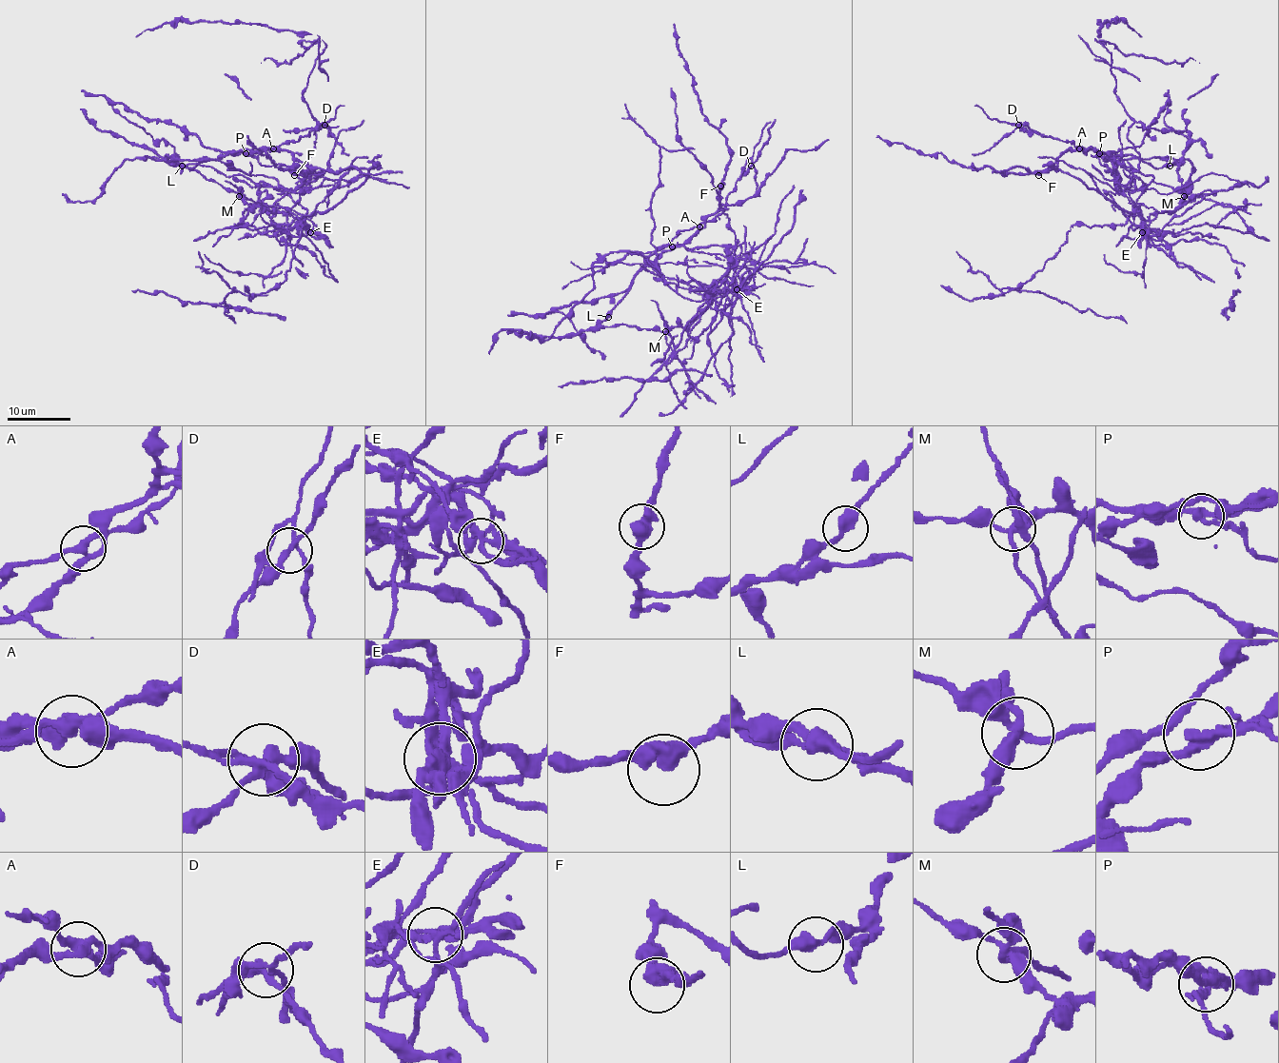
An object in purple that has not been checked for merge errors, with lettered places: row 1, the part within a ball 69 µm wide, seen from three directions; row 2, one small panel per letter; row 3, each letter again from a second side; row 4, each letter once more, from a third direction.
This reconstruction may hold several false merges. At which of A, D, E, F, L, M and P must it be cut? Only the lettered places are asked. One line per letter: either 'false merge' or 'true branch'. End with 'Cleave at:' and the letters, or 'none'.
A: true branch
D: true branch
E: false merge
F: true branch
L: true branch
M: false merge
P: false merge
Cleave at: E, M, P

